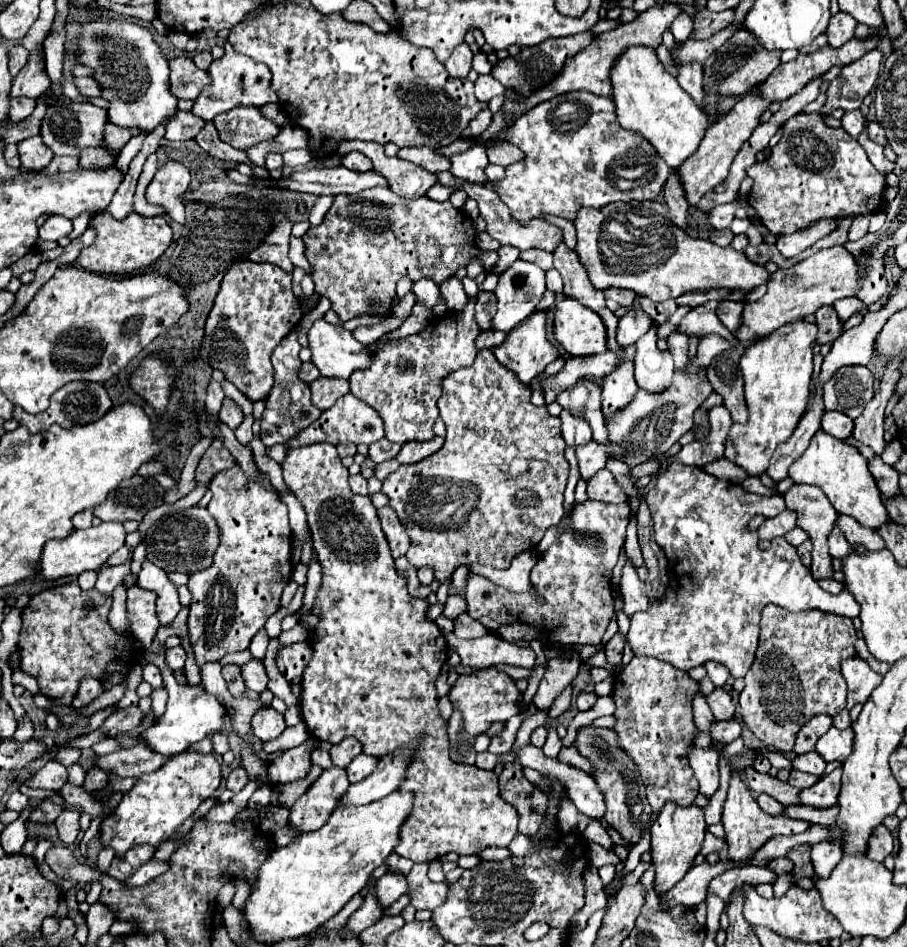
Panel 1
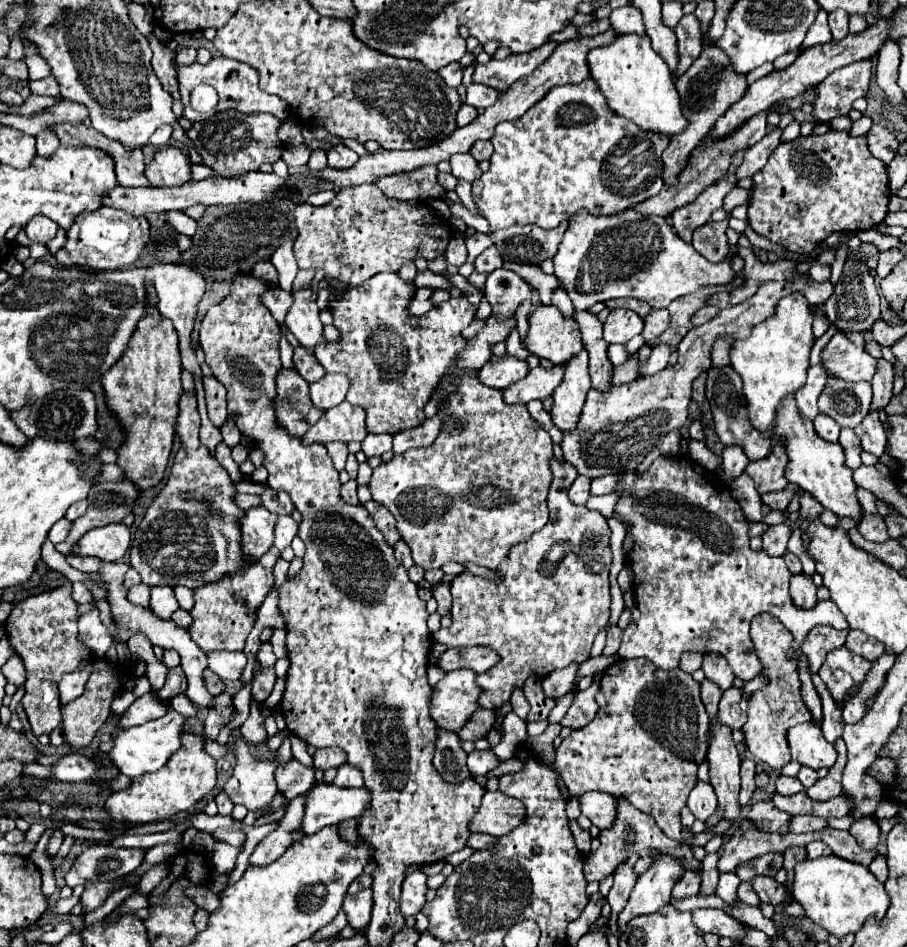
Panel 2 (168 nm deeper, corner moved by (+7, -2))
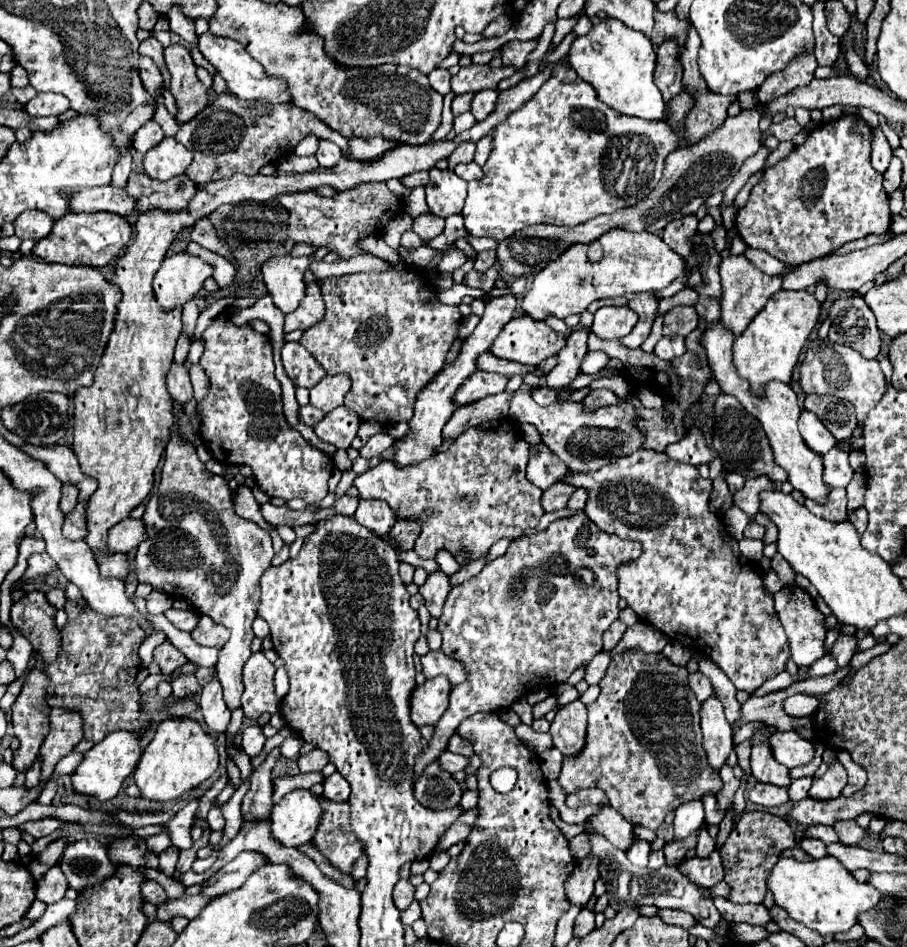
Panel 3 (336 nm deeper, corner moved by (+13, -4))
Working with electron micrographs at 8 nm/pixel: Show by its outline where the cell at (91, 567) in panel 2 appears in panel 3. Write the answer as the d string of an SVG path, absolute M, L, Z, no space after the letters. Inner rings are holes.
M46 553L30 555L28 557L28 569L24 573L24 579L32 579L32 577L38 577L38 575L48 575L48 573L52 573L56 569L58 569L56 563Z

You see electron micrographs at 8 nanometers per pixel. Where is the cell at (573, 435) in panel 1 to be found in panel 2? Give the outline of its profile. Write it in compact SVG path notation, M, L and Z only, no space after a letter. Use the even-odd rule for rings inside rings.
M582 351L580 355L572 357L566 365L564 381L554 391L554 407L550 411L552 423L562 431L568 433L578 423L582 413L582 405L586 401L586 393L590 391L590 375L588 375L588 353Z

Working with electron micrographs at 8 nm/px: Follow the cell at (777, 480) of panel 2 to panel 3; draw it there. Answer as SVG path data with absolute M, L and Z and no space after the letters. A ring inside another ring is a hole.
M756 477L756 479L748 479L744 483L744 487L734 495L734 505L740 507L750 519L758 513L758 507L760 507L760 499L758 499L758 493L764 491L764 489L770 489L774 487L774 483L766 477Z

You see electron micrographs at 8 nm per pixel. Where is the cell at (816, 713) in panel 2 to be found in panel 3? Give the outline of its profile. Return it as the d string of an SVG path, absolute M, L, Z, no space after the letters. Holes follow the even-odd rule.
M786 585L782 591L778 591L774 595L774 609L776 609L776 615L788 635L790 653L798 667L809 667L820 657L824 657L824 653L826 653L826 649L824 649L824 639L826 639L824 619L826 617L816 609L814 601L810 599L810 595L804 589L800 589L798 585Z

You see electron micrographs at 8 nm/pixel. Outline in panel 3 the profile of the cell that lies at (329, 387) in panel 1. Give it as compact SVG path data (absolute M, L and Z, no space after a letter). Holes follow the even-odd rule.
M326 375L316 387L310 389L310 403L324 413L340 407L344 403L344 395L350 391L352 381L348 375Z

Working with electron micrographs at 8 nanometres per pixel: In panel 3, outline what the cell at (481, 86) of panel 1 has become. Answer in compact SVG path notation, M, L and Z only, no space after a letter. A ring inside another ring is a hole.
M478 91L474 95L470 111L476 117L476 121L484 121L486 115L490 115L496 109L496 99L498 99L498 91Z

